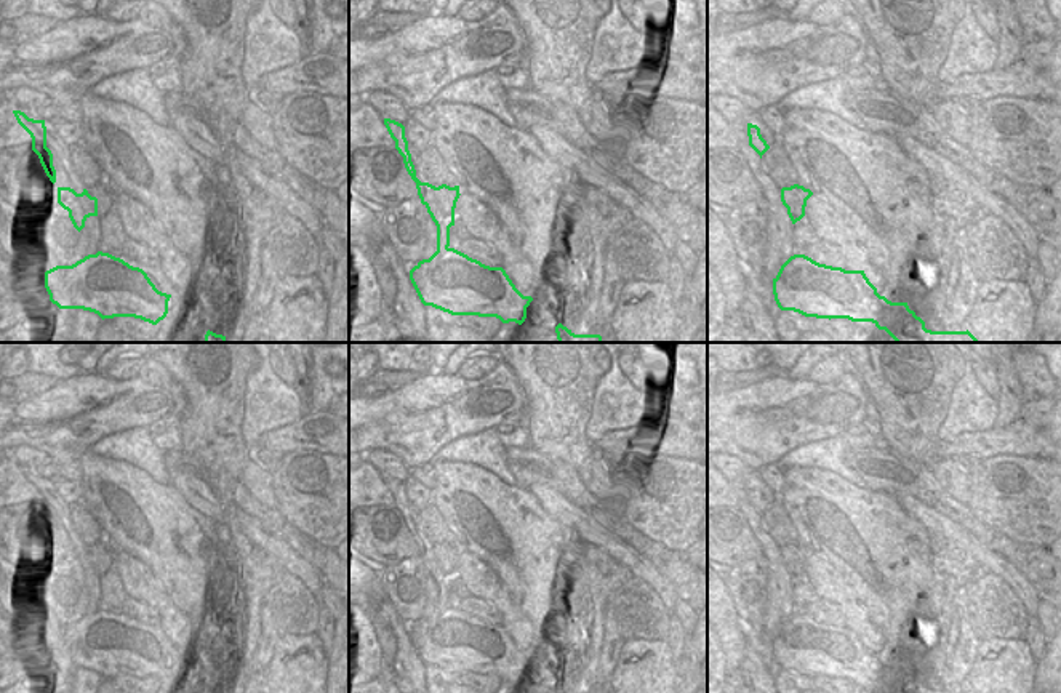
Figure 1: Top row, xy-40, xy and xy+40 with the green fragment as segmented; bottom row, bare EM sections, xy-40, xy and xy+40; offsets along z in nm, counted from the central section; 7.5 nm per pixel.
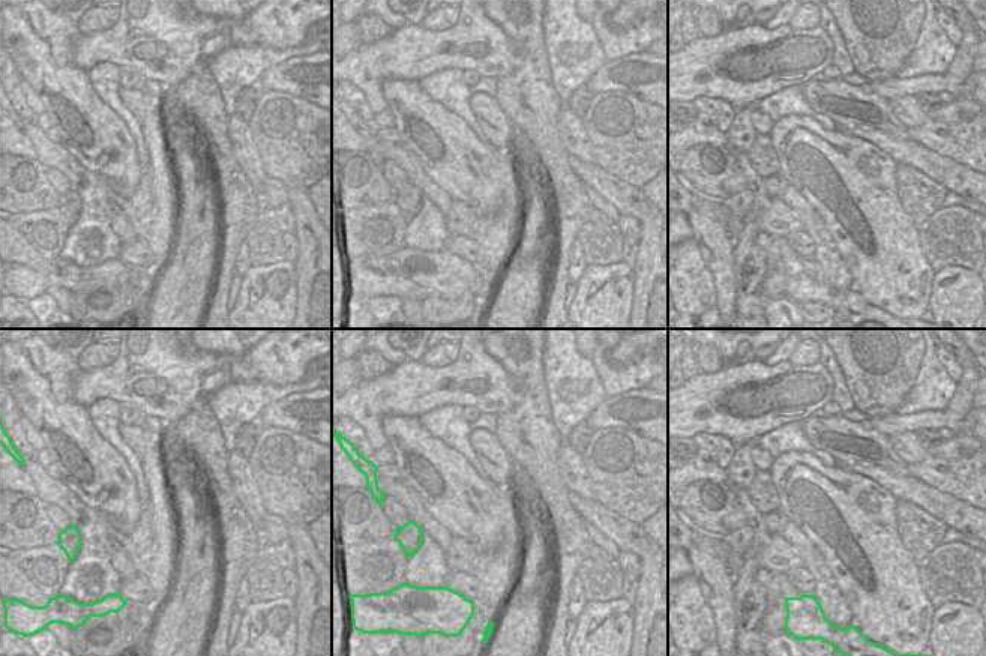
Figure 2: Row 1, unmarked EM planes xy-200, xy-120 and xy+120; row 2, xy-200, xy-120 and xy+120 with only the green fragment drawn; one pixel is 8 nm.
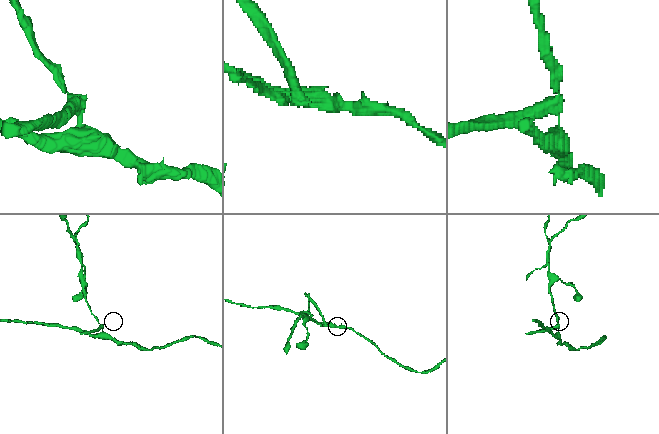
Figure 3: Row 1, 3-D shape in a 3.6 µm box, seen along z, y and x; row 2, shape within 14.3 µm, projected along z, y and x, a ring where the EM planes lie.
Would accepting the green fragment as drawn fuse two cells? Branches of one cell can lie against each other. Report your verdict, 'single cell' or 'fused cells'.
fused cells

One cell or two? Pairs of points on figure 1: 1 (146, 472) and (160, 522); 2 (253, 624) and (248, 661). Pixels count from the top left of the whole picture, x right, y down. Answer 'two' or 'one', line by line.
1: two
2: one

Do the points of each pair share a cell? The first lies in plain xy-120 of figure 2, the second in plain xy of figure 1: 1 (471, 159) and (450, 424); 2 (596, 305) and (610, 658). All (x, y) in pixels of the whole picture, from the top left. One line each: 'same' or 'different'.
1: different
2: different

